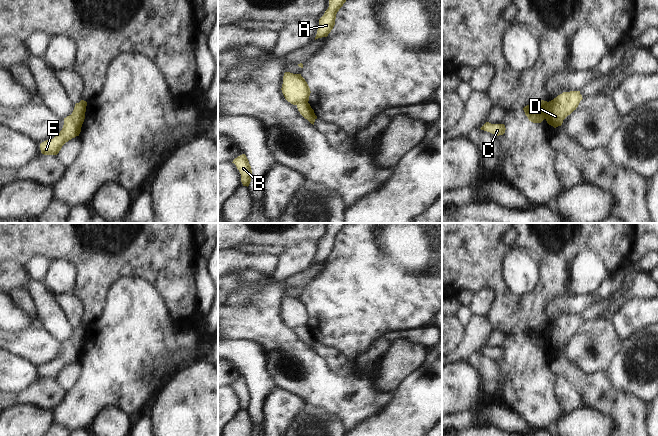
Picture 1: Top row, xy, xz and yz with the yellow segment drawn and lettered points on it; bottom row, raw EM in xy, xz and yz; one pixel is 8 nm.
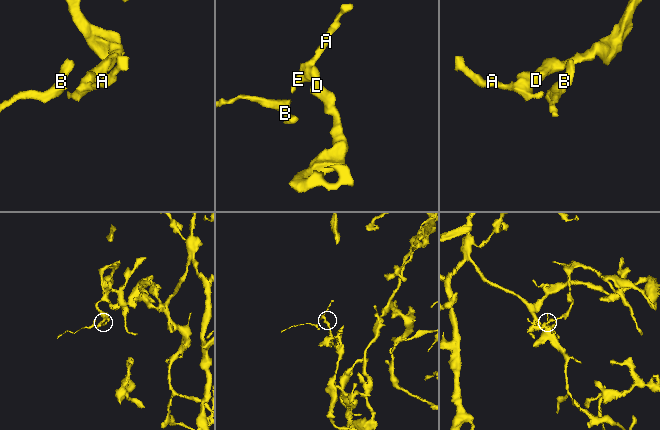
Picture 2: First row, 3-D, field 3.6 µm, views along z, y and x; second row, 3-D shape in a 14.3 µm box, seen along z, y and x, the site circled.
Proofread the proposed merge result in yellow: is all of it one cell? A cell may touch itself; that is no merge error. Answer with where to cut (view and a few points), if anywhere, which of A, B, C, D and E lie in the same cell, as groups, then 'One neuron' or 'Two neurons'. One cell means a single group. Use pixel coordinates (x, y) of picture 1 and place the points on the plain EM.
Split along yz (548, 326), (544, 342). Groups: A B C E / D. Two neurons

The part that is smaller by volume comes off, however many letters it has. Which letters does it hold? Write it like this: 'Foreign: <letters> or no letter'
Foreign: A, B, C, E

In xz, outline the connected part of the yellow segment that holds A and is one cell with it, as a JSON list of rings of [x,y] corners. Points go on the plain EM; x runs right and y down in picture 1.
[[[329,223],[329,231],[319,243],[319,252],[315,264],[327,261],[335,249],[336,238],[347,223]]]

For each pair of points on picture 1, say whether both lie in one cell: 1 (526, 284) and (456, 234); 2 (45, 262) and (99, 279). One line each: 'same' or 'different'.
1: different
2: different

